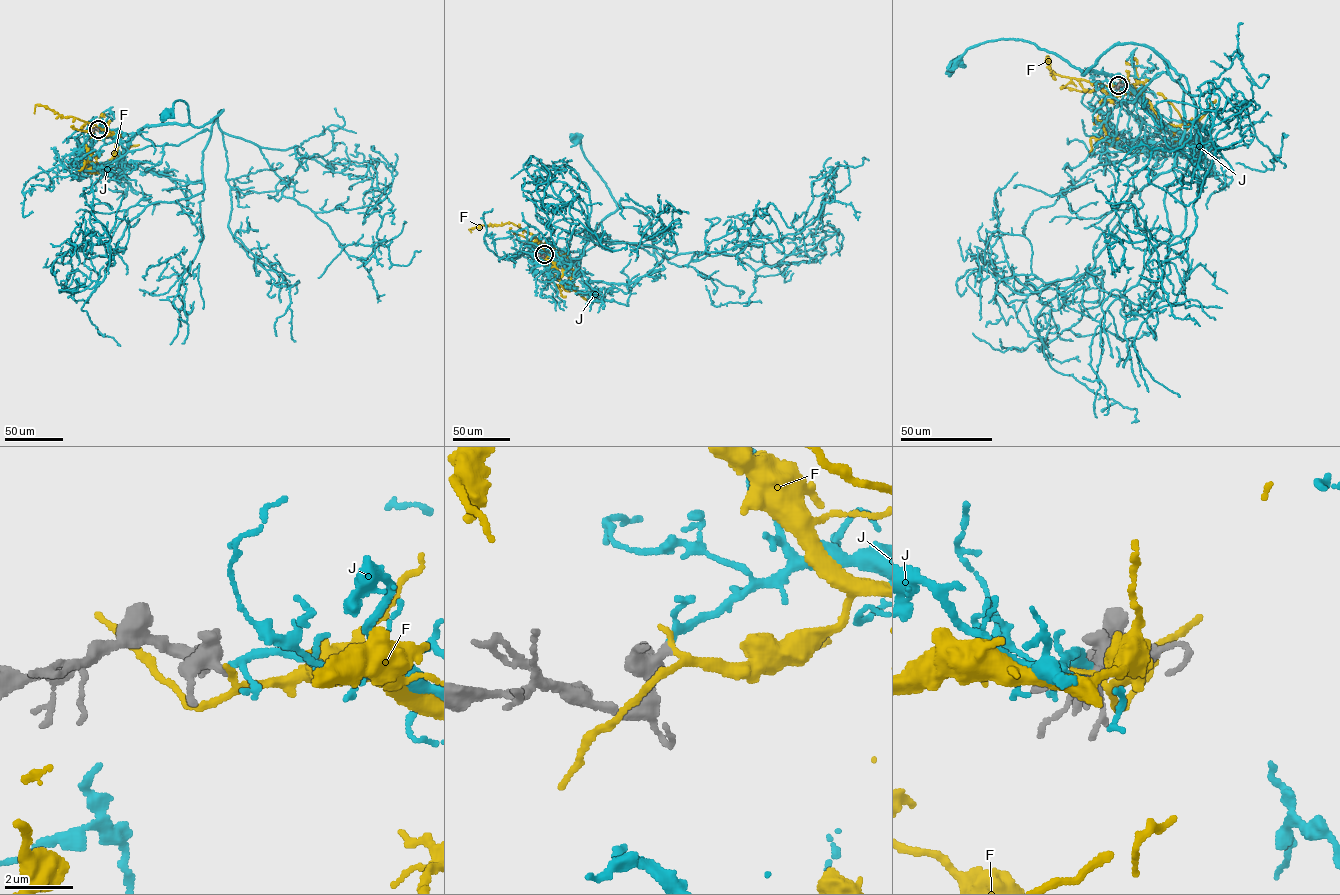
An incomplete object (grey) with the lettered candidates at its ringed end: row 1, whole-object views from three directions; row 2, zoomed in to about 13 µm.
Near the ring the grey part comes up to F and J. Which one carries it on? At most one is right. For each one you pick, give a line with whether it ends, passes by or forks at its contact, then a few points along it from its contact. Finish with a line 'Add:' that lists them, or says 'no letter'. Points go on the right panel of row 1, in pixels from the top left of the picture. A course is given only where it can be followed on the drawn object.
J: It passes by. Its course: (1118, 85), (1130, 87), (1119, 75), (1083, 72), (1030, 42), (1013, 39), (980, 43), (957, 63)
Add: J

